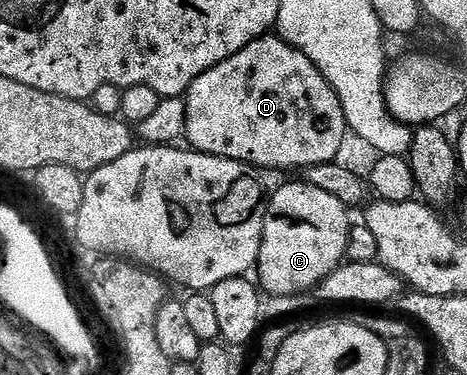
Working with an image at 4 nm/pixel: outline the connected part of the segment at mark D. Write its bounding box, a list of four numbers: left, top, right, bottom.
[183,34,347,174]

